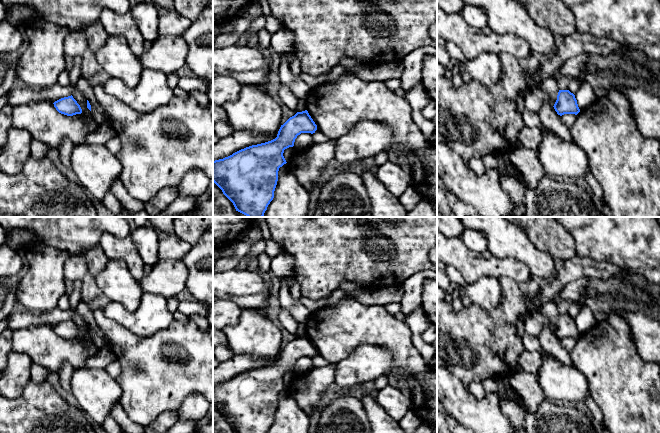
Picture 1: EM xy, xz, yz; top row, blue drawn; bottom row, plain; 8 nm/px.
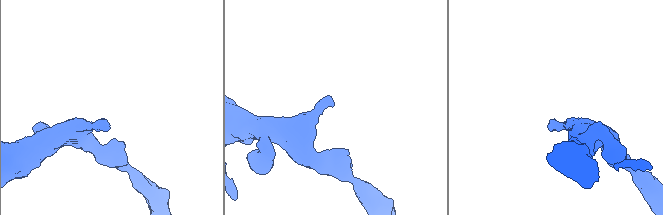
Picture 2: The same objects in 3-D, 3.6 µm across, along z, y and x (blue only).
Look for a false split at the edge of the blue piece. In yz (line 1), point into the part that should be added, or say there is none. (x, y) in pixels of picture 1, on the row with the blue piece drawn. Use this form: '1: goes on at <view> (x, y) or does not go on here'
1: does not go on here

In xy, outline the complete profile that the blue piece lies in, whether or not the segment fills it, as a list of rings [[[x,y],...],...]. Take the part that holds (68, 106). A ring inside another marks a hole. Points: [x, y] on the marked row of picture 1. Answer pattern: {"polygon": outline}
{"polygon": [[[72,95],[61,98],[55,101],[53,104],[59,113],[67,116],[73,116],[82,113],[80,105],[77,103],[77,101],[73,98]]]}

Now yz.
{"polygon": [[[559,90],[554,109],[558,115],[575,114],[580,112],[575,95],[569,90]]]}

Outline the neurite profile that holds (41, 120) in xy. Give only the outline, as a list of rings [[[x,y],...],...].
[[[50,101],[30,102],[12,108],[12,126],[26,130],[32,139],[43,142],[48,148],[59,148],[62,140],[67,137],[73,145],[85,144],[86,136],[96,131],[99,125],[92,120],[85,122],[80,114],[67,116],[59,113]]]

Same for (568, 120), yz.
[[[564,114],[561,116],[561,121],[567,128],[570,129],[576,121],[576,115],[575,114]]]

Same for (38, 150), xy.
[[[32,139],[30,145],[30,156],[35,159],[41,159],[46,156],[48,149],[49,148],[43,142]]]

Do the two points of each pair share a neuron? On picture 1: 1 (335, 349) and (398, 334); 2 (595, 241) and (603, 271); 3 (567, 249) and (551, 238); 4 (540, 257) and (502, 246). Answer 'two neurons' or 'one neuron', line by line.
1: one neuron
2: two neurons
3: one neuron
4: one neuron

